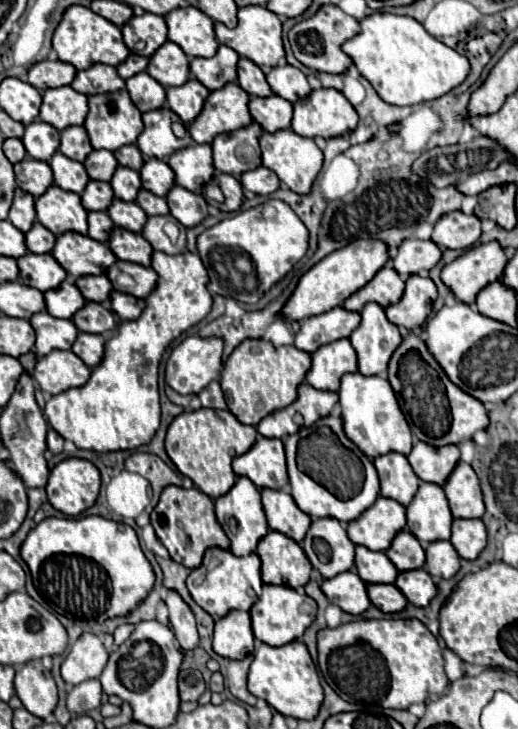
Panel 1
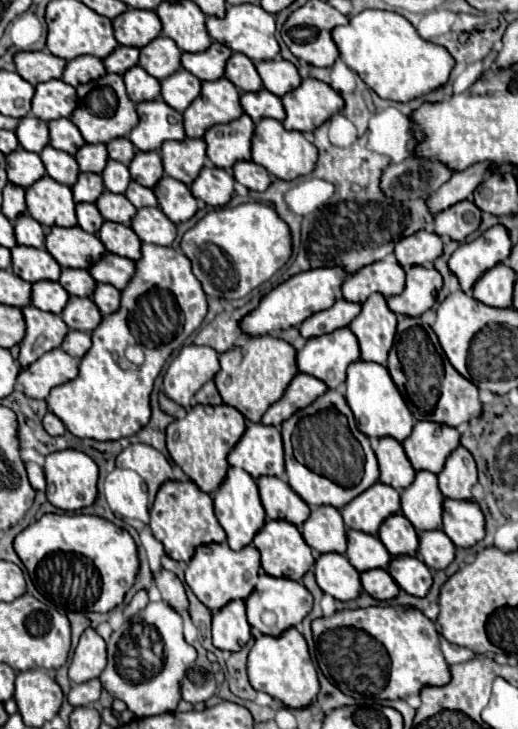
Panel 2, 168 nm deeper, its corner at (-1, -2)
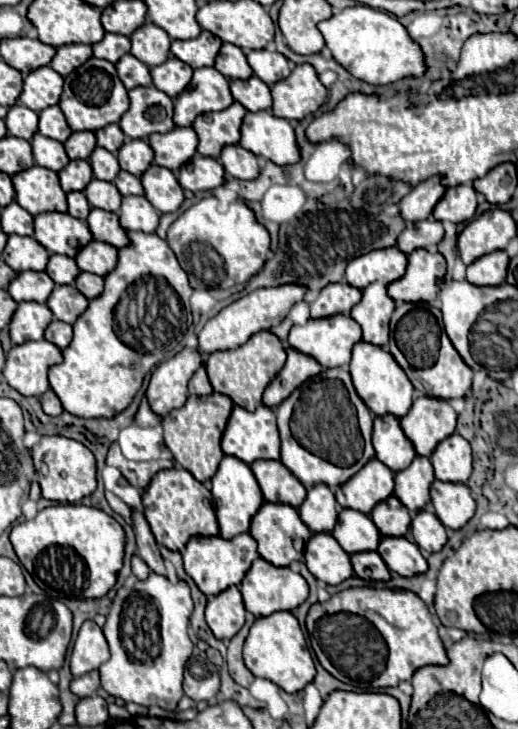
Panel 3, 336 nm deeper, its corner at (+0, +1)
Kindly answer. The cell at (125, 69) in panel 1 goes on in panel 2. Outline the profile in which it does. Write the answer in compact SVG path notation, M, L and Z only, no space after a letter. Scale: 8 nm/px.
M120 45L112 55L108 55L108 57L104 59L104 67L106 67L108 73L124 75L130 67L138 65L138 59L140 59L140 49Z

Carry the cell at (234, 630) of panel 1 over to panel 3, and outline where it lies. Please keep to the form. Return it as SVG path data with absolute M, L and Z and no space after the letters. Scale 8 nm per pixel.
M229 586L217 596L211 596L205 608L205 620L215 638L233 638L245 624L245 606L237 586Z

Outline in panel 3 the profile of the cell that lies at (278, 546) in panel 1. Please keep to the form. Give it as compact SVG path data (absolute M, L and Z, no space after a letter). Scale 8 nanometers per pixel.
M265 502L261 506L261 510L257 510L257 514L251 518L249 532L259 544L261 558L265 558L267 562L271 562L275 566L289 566L293 560L303 560L303 548L295 546L293 540L301 538L305 544L311 538L311 530L301 522L297 510L293 506L281 504L281 502Z

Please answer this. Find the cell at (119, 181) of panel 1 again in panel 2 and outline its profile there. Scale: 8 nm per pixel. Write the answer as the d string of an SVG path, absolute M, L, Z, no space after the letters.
M112 159L108 161L108 165L106 165L104 173L102 173L102 179L104 179L104 185L106 185L108 191L120 193L120 195L126 193L128 185L132 181L128 167L124 163L118 163L118 161L112 161Z

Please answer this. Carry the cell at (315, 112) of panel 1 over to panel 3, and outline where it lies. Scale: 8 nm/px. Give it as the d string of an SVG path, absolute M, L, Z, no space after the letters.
M297 64L289 78L271 86L271 112L285 120L303 120L327 100L327 88L319 82L311 64Z

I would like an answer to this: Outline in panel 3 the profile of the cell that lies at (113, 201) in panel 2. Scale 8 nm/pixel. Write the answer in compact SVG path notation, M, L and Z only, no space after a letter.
M93 178L85 190L83 190L87 202L95 208L101 208L101 210L109 210L109 212L117 212L119 206L121 206L121 194L119 190L111 184L111 182L105 182L105 180L97 180Z

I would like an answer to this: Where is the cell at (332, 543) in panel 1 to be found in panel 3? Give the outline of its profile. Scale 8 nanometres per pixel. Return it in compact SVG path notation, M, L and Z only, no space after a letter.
M325 484L309 488L305 502L297 510L311 532L331 532L339 514L335 494Z

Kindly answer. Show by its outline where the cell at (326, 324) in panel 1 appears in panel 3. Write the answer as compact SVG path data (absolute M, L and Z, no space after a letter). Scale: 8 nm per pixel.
M329 284L311 302L311 318L325 318L333 314L349 314L351 308L361 300L361 290L349 284Z

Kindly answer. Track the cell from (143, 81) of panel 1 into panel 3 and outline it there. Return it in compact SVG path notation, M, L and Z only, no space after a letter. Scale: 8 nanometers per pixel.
M133 54L121 56L115 66L117 66L117 74L119 74L119 78L127 90L151 84L151 74L149 74L147 64L137 60Z

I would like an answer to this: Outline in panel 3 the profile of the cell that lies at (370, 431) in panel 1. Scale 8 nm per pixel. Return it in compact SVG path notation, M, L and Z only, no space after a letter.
M361 340L353 346L349 372L357 394L363 398L363 402L369 406L369 410L375 416L383 416L391 412L397 418L403 418L409 412L413 402L413 384L409 382L407 374L401 370L401 366L397 366L397 360L393 358L393 354L389 354L381 346L369 346L369 342Z

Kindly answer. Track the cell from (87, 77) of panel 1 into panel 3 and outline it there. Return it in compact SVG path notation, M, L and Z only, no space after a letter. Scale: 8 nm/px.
M69 44L69 46L59 46L53 60L49 62L49 66L59 72L61 76L69 74L71 70L75 70L77 66L81 66L87 58L91 58L91 46L85 44Z

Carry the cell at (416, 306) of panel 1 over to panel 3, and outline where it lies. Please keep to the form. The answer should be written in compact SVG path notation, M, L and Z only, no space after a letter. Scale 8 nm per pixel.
M413 250L413 254L409 254L407 272L387 286L389 296L403 302L431 302L439 294L439 284L443 284L445 272L443 254Z

